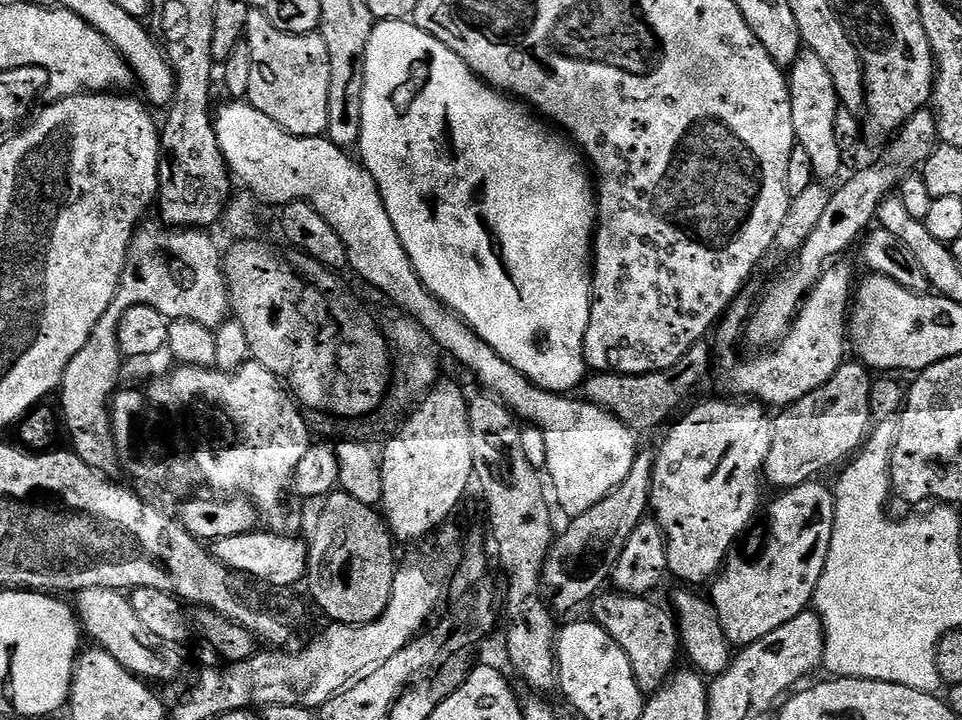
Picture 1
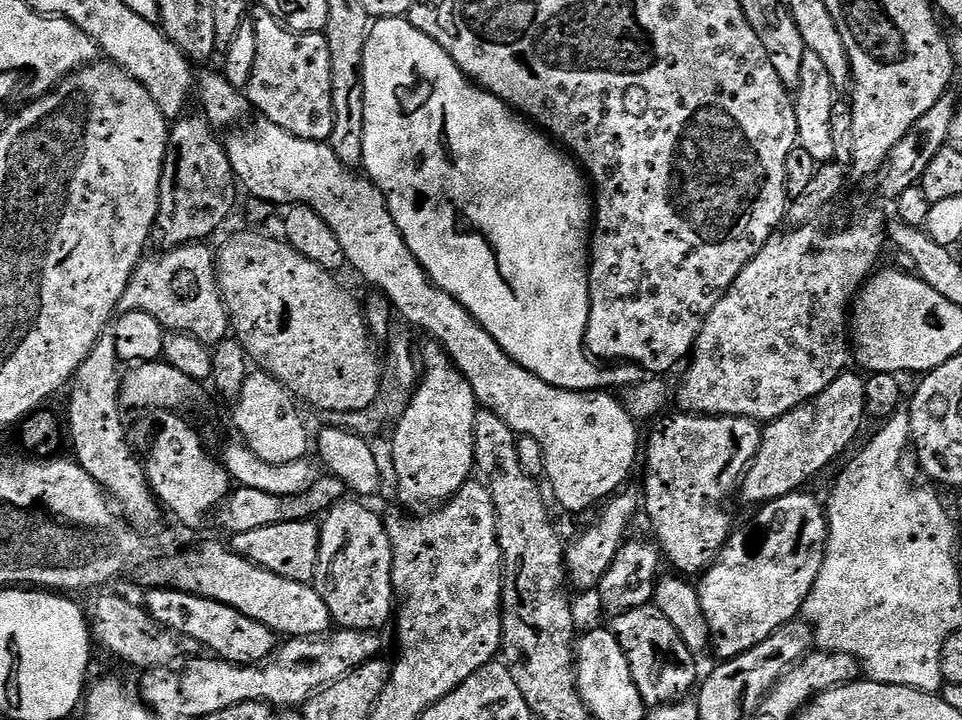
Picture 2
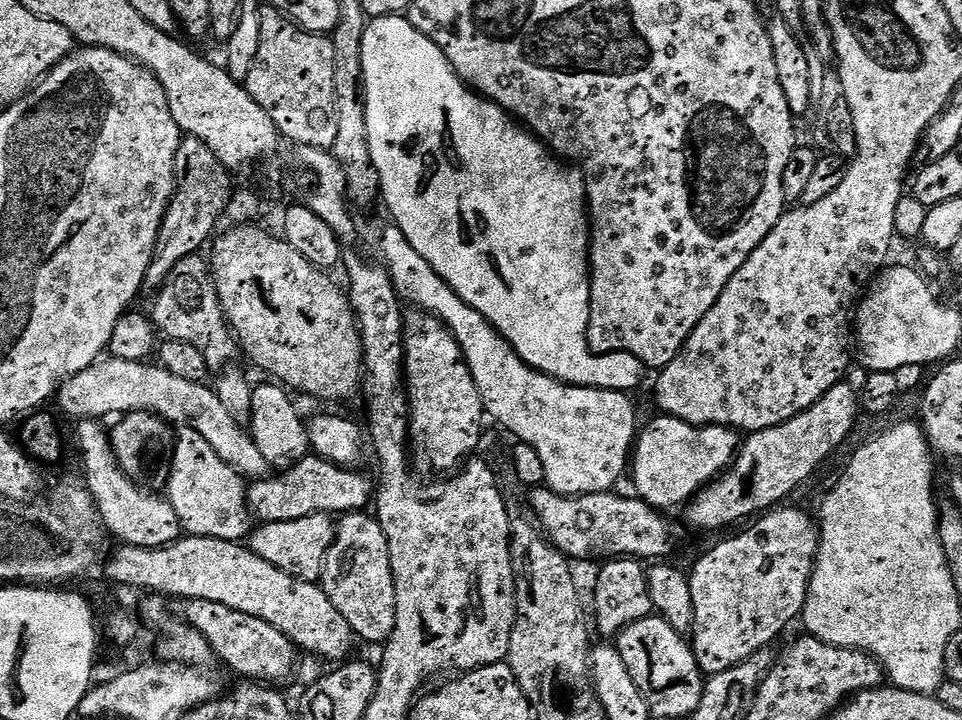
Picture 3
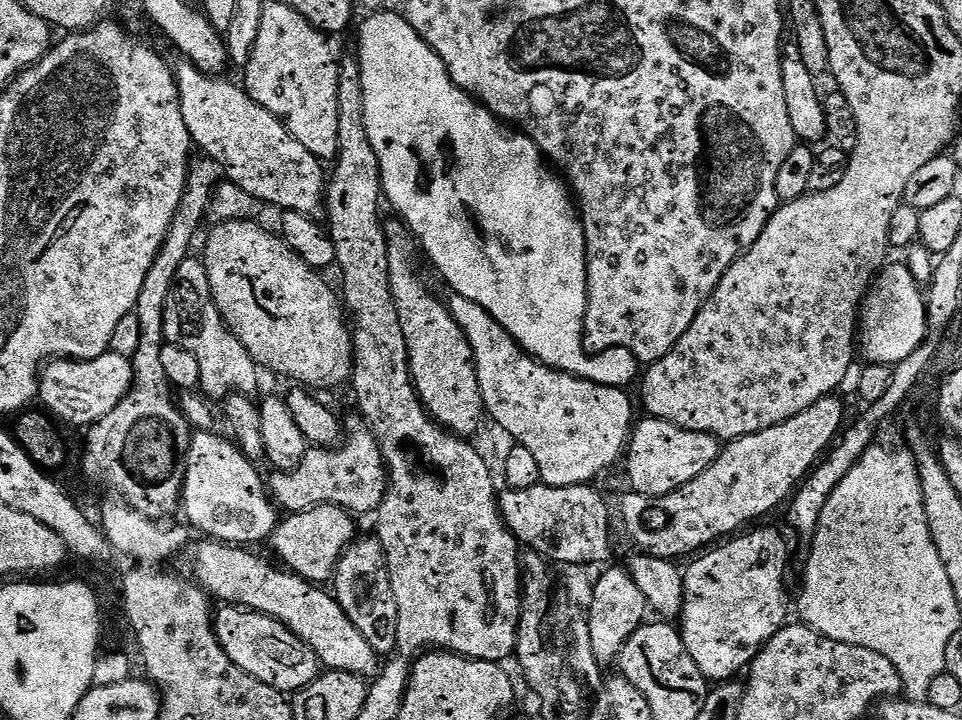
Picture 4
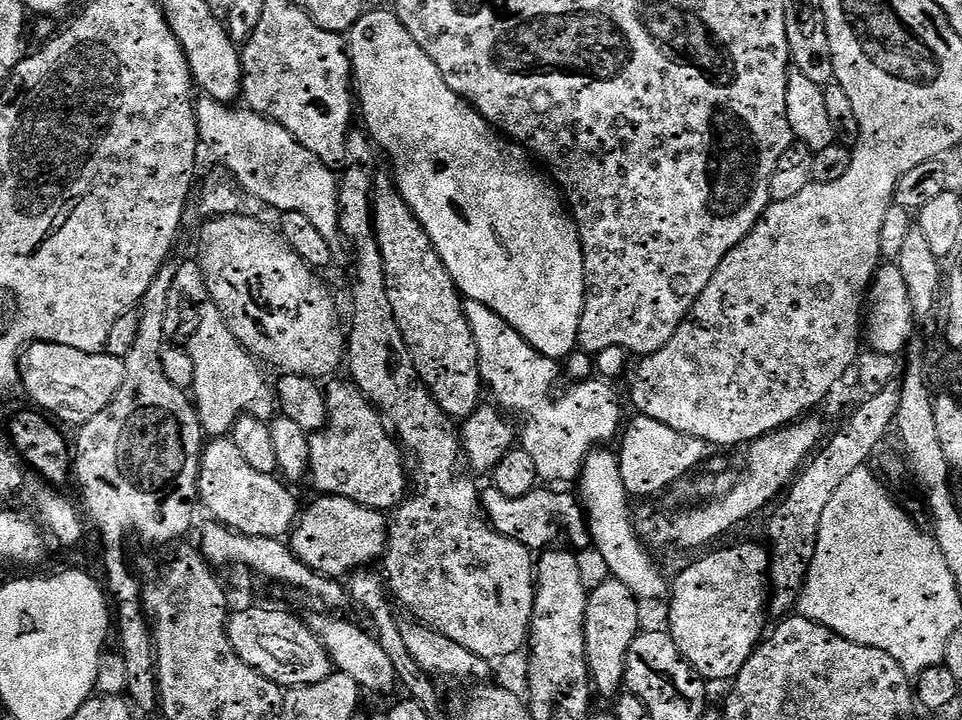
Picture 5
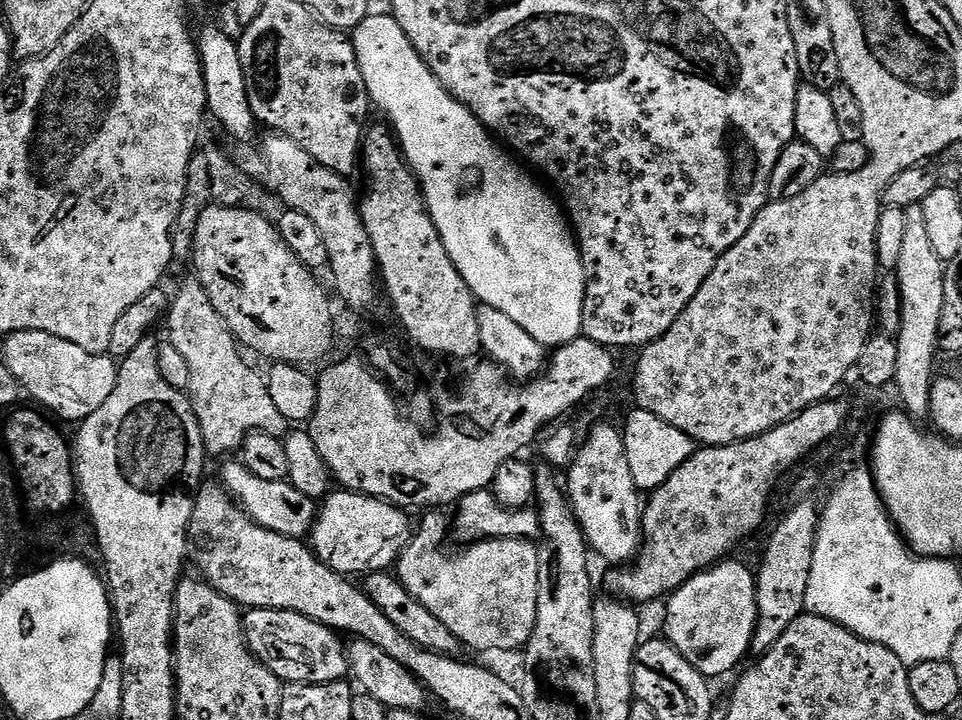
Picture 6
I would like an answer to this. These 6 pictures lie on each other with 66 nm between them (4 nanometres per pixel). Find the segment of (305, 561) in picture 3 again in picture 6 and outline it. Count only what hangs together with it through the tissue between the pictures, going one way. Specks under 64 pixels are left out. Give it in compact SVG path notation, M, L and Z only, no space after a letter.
M333 490L324 497L310 533L310 547L330 570L349 578L391 569L414 535L414 520L403 508L365 496L362 492Z

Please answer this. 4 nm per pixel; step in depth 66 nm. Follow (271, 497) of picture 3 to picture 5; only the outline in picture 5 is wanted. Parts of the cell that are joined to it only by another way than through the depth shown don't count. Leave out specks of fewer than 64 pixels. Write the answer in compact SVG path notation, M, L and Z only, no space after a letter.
M347 379L335 380L326 388L327 426L308 442L310 481L317 493L350 498L350 502L387 513L403 504L410 492L408 472L404 469L405 453L363 390Z

